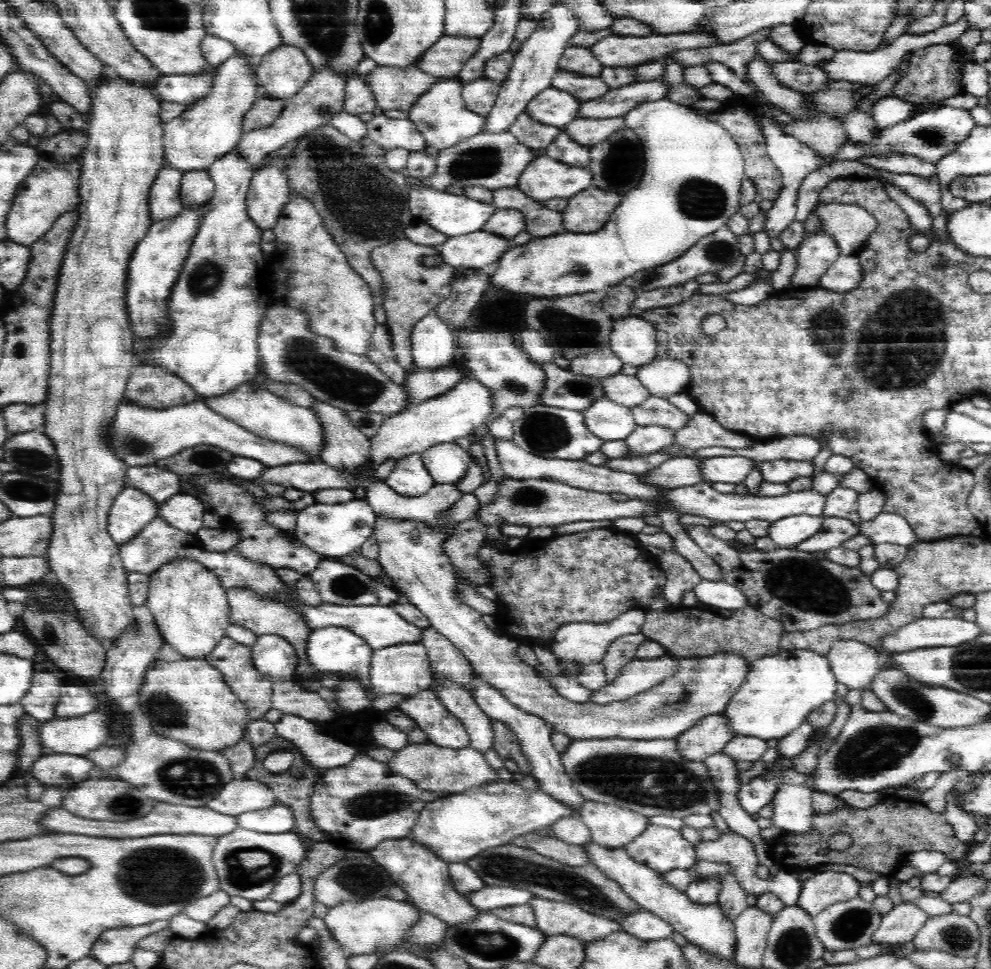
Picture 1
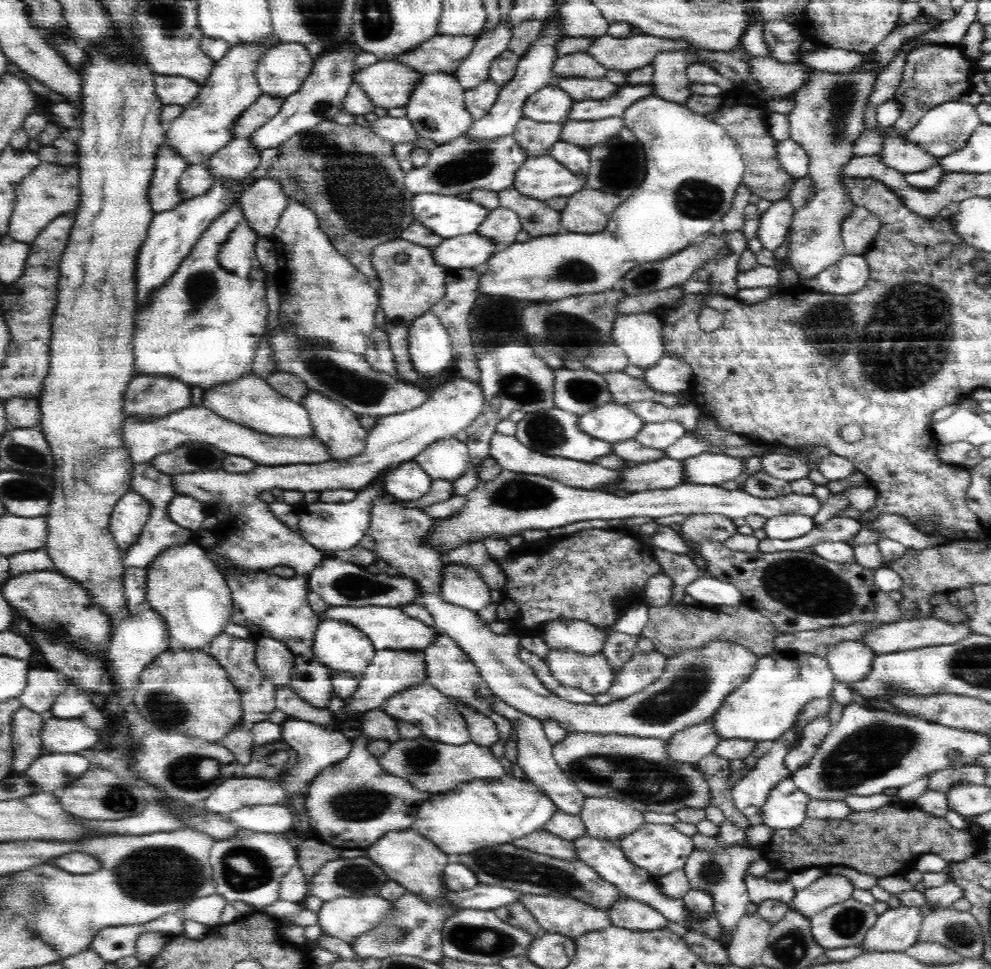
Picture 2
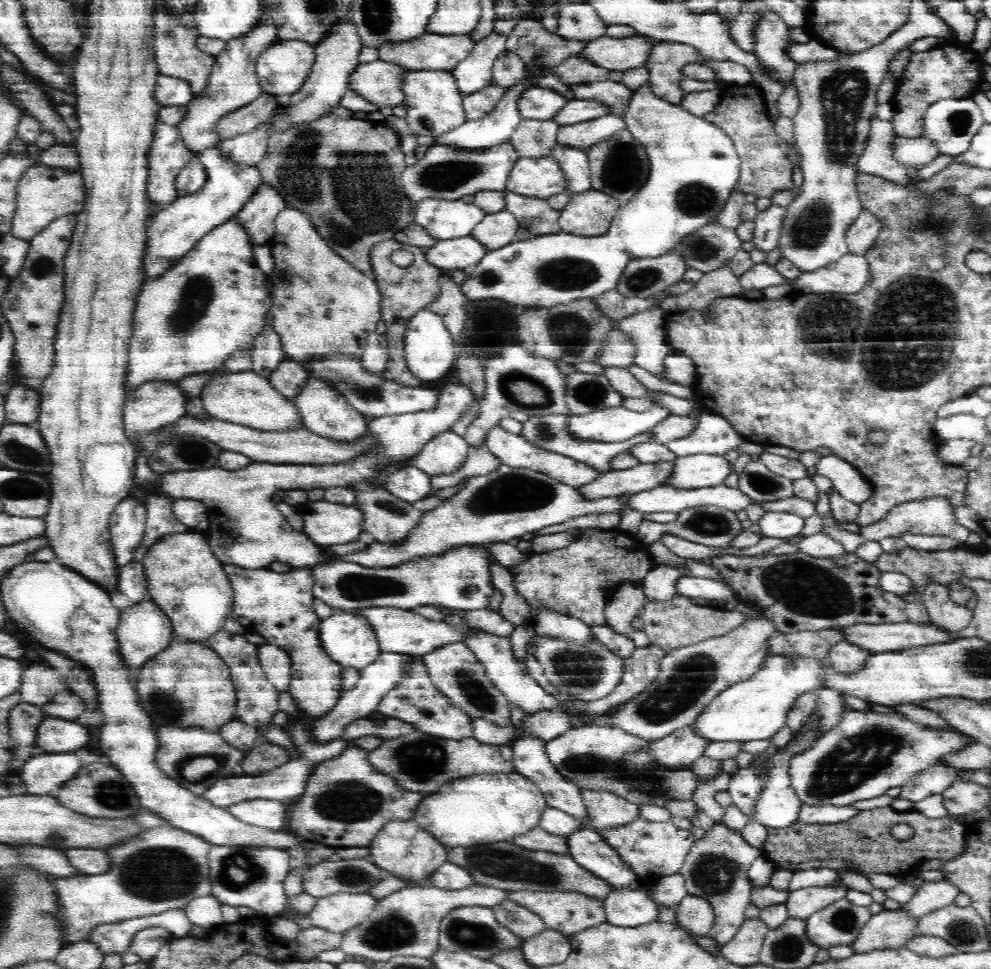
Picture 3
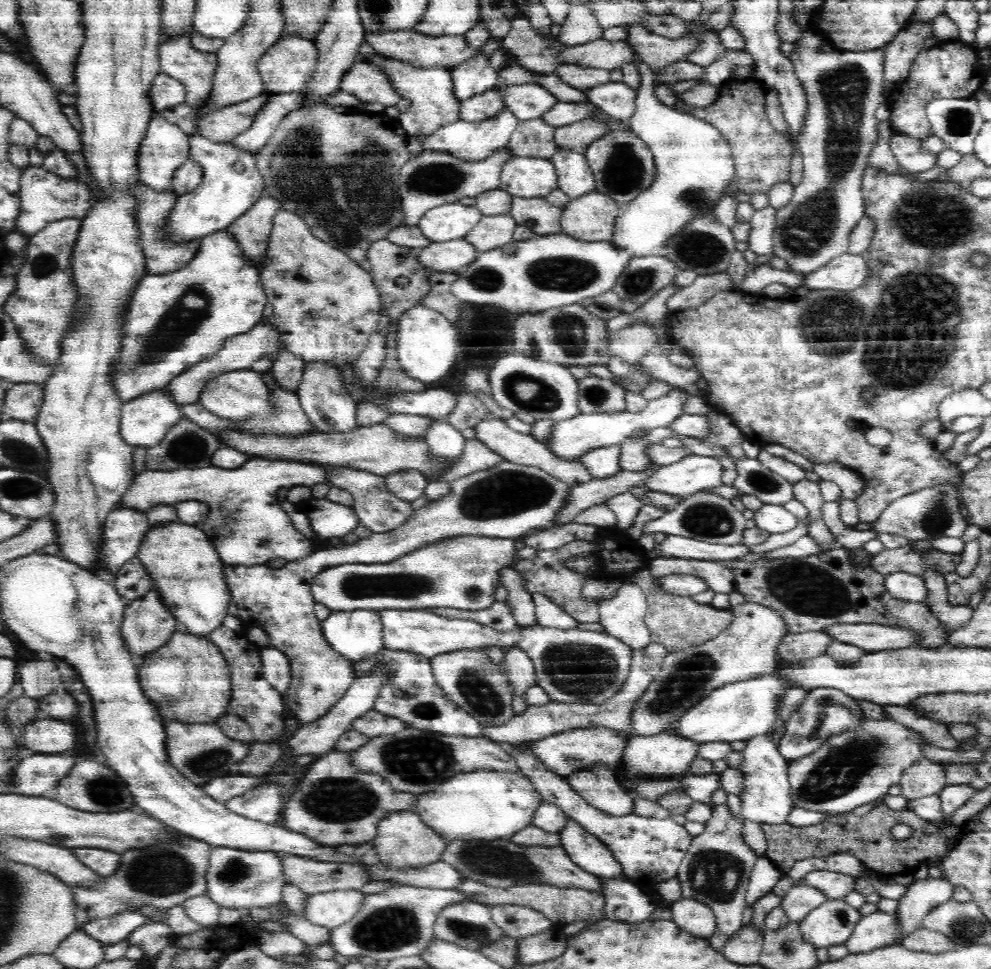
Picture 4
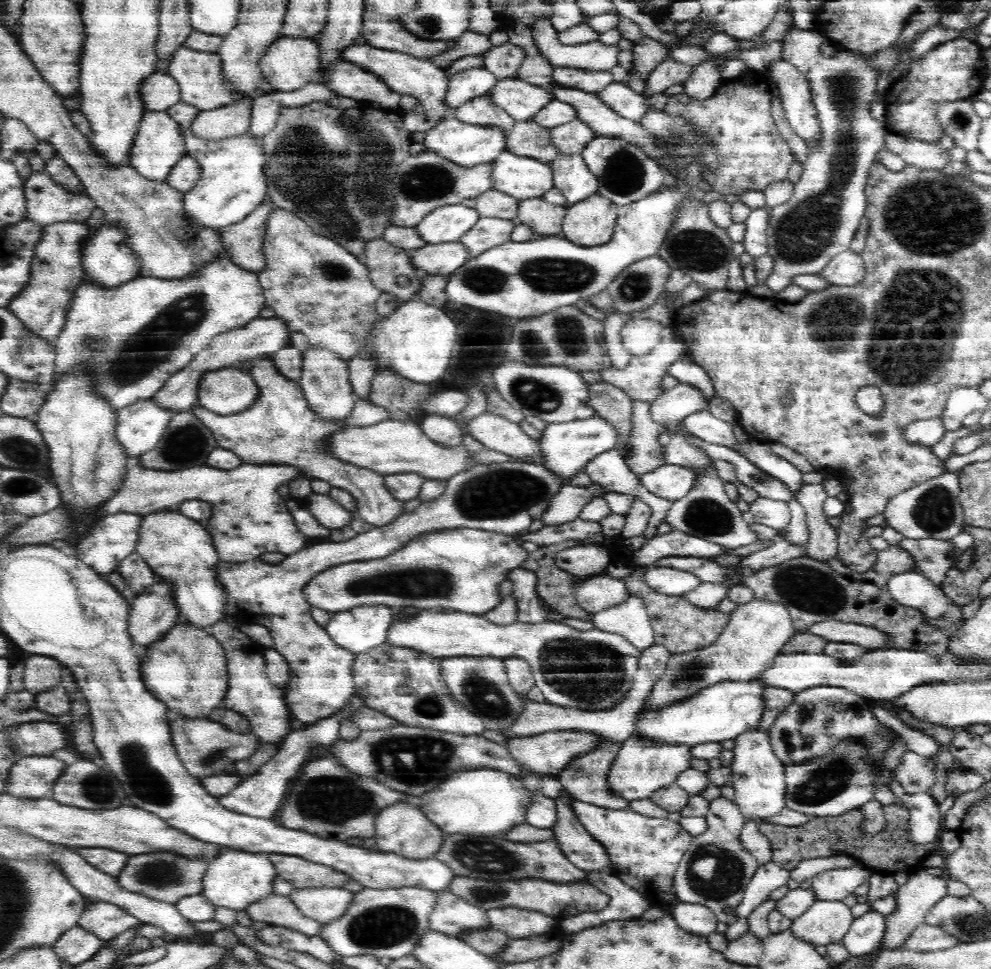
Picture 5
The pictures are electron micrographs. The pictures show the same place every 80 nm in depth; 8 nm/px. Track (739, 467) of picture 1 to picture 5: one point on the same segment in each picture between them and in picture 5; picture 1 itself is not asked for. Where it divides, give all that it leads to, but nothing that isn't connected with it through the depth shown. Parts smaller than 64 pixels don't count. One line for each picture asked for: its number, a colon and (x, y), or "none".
2: (708, 468)
3: (699, 470)
4: (694, 472)
5: (672, 482)

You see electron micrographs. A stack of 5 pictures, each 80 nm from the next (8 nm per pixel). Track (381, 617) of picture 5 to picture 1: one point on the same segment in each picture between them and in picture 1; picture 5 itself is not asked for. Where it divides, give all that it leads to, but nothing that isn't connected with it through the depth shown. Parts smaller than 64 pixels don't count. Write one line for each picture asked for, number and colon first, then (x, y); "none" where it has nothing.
1: (338, 649)
2: (339, 645)
3: (349, 639)
4: (356, 635)

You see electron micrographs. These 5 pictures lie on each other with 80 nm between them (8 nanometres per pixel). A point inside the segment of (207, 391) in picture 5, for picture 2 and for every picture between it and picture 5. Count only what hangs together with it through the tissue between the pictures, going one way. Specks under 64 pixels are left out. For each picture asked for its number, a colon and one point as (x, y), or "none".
2: (250, 401)
3: (245, 398)
4: (234, 394)

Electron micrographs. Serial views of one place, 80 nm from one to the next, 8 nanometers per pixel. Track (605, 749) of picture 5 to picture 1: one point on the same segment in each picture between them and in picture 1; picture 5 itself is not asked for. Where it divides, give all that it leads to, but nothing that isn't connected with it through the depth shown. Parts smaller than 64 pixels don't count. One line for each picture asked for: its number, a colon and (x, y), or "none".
1: (613, 826)
2: (609, 819)
3: (604, 809)
4: (598, 787)

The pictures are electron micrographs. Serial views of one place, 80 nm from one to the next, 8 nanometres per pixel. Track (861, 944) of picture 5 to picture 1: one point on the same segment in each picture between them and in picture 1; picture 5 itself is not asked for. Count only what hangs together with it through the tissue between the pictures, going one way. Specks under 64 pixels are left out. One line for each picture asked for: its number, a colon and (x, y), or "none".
1: (899, 927)
2: (898, 928)
3: (888, 928)
4: (879, 929)

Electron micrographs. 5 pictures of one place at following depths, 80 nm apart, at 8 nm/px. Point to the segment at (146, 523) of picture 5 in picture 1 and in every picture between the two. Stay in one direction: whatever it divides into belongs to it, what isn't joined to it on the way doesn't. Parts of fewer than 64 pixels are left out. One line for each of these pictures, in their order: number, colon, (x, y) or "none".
1: (189, 605)
2: (184, 586)
3: (185, 579)
4: (186, 570)

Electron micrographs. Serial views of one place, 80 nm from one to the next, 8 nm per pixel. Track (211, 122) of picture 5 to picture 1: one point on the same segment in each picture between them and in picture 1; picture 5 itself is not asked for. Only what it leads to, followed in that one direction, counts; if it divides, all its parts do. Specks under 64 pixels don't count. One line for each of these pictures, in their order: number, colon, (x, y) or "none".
1: (265, 110)
2: (266, 106)
3: (245, 119)
4: (223, 125)

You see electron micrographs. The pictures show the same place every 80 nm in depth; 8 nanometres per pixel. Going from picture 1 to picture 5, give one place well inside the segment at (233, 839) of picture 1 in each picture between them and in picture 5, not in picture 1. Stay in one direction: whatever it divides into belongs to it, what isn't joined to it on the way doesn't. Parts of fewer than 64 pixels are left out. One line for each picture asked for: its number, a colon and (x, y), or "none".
2: (248, 868)
3: (250, 878)
4: (236, 878)
5: (235, 879)

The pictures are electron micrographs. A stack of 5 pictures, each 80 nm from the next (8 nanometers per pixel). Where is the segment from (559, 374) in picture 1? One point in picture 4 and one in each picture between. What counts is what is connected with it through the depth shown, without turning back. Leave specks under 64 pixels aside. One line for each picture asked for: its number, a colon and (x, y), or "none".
2: (578, 392)
3: (585, 393)
4: (595, 395)

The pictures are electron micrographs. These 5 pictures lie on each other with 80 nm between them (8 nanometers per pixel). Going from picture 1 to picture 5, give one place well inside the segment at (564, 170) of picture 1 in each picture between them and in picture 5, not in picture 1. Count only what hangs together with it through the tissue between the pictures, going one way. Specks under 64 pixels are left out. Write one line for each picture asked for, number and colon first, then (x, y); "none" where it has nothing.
2: (543, 177)
3: (541, 177)
4: (528, 177)
5: (522, 177)

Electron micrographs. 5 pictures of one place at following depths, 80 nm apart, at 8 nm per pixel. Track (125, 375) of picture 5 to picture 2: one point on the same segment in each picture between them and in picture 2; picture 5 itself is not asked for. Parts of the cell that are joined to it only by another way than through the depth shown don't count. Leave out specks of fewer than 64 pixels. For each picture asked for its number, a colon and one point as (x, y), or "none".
2: (202, 327)
3: (213, 303)
4: (174, 320)

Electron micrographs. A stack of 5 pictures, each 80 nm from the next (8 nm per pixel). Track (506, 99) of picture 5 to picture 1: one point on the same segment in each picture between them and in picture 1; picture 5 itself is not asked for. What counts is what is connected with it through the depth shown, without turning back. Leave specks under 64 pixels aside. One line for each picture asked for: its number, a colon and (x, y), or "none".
1: (553, 107)
2: (549, 104)
3: (540, 103)
4: (527, 101)

